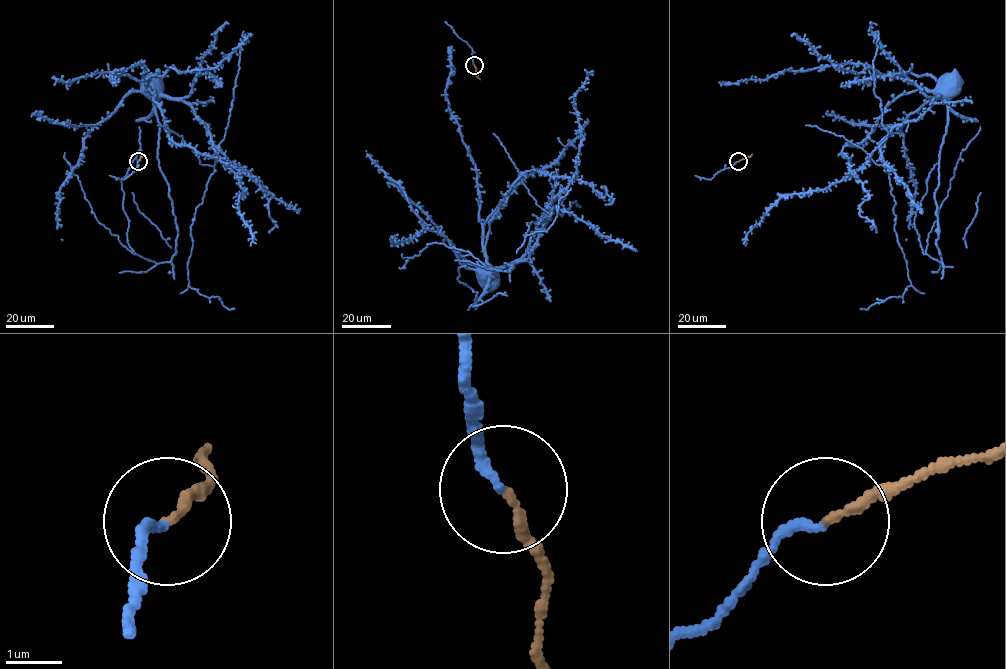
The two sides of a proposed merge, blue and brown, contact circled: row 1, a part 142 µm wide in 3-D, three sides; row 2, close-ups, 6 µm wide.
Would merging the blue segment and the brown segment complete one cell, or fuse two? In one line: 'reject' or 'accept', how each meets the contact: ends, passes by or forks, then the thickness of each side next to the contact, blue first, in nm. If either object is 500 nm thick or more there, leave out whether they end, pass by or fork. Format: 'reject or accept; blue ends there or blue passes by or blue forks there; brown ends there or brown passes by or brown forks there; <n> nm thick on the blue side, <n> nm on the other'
accept; blue ends there; brown ends there; 170 nm thick on the blue side, 160 nm on the other

